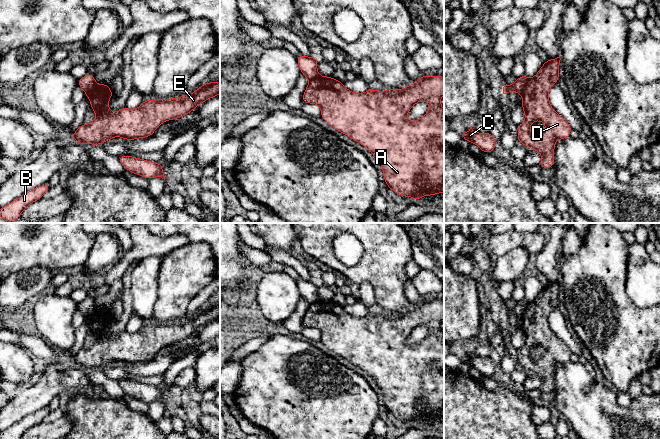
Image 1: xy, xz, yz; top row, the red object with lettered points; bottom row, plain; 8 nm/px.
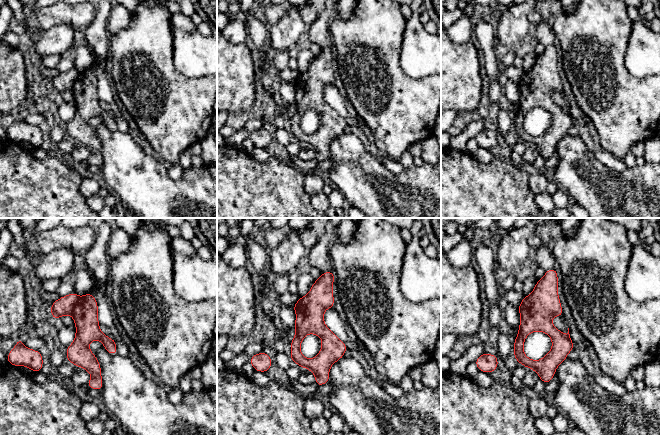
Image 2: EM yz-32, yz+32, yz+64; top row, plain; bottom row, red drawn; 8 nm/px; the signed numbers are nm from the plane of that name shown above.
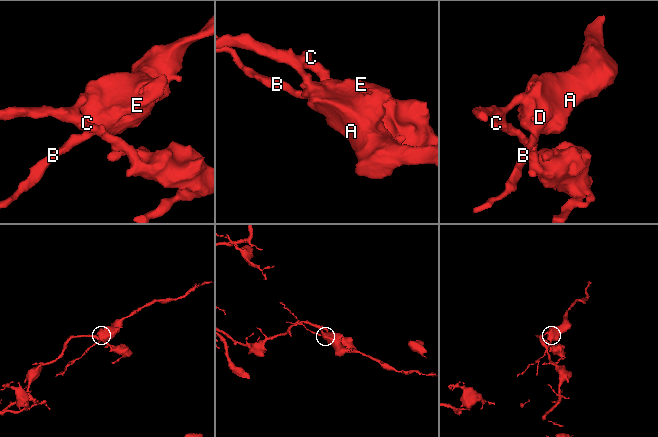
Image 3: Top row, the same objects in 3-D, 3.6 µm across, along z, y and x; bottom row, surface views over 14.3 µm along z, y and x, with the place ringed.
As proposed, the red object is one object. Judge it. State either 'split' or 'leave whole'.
split

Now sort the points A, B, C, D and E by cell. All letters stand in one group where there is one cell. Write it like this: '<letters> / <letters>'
A B D E / C

